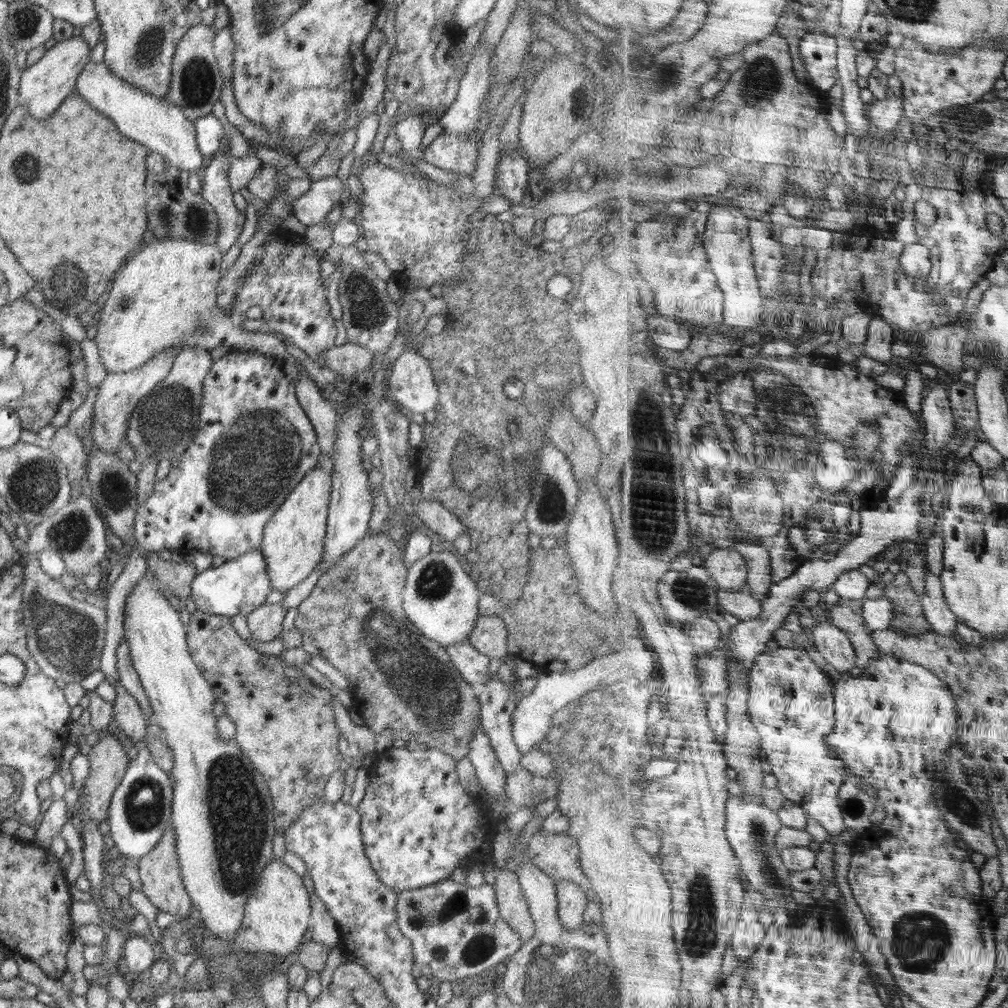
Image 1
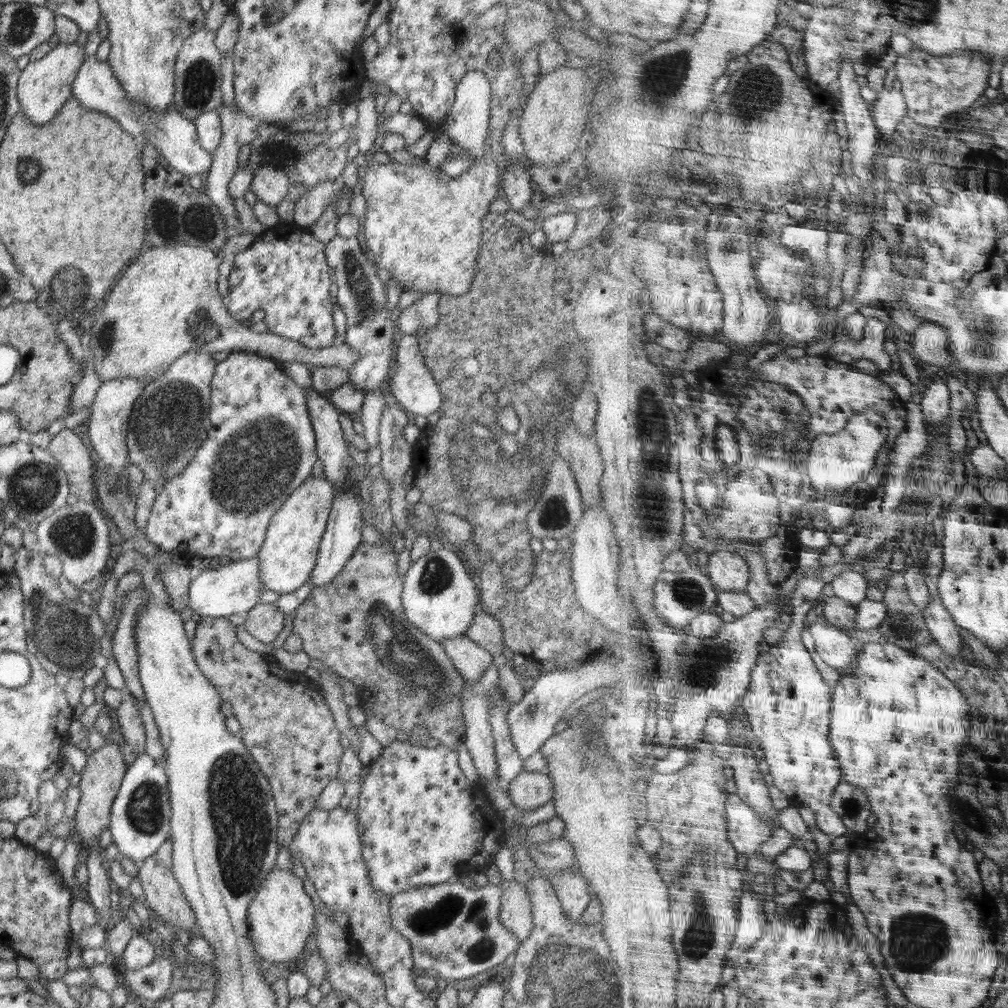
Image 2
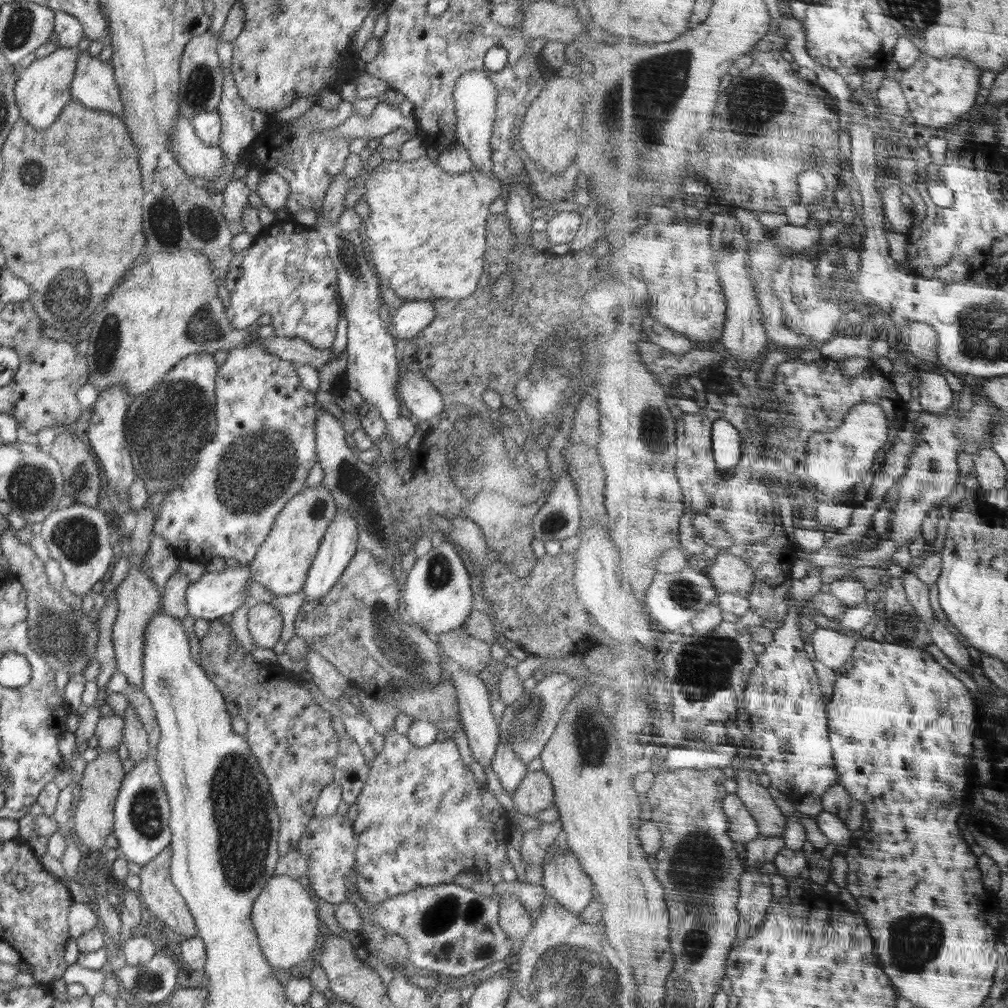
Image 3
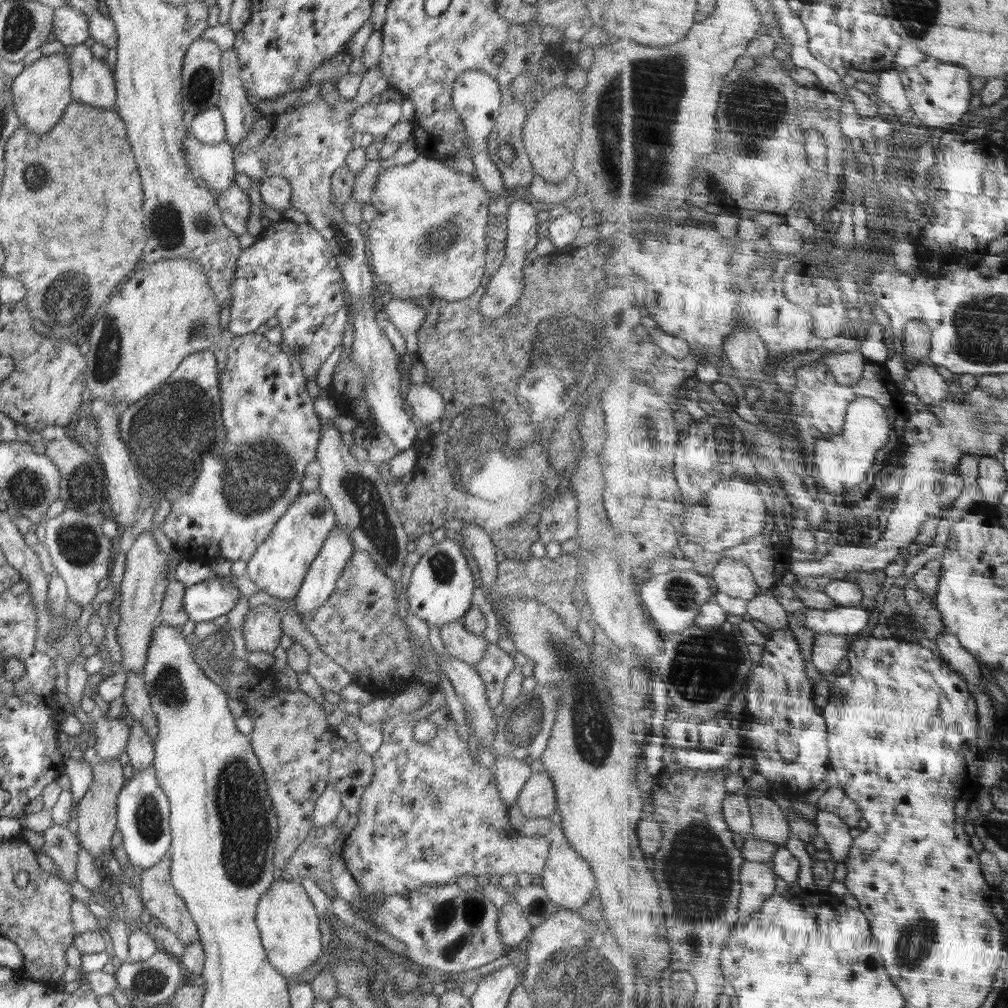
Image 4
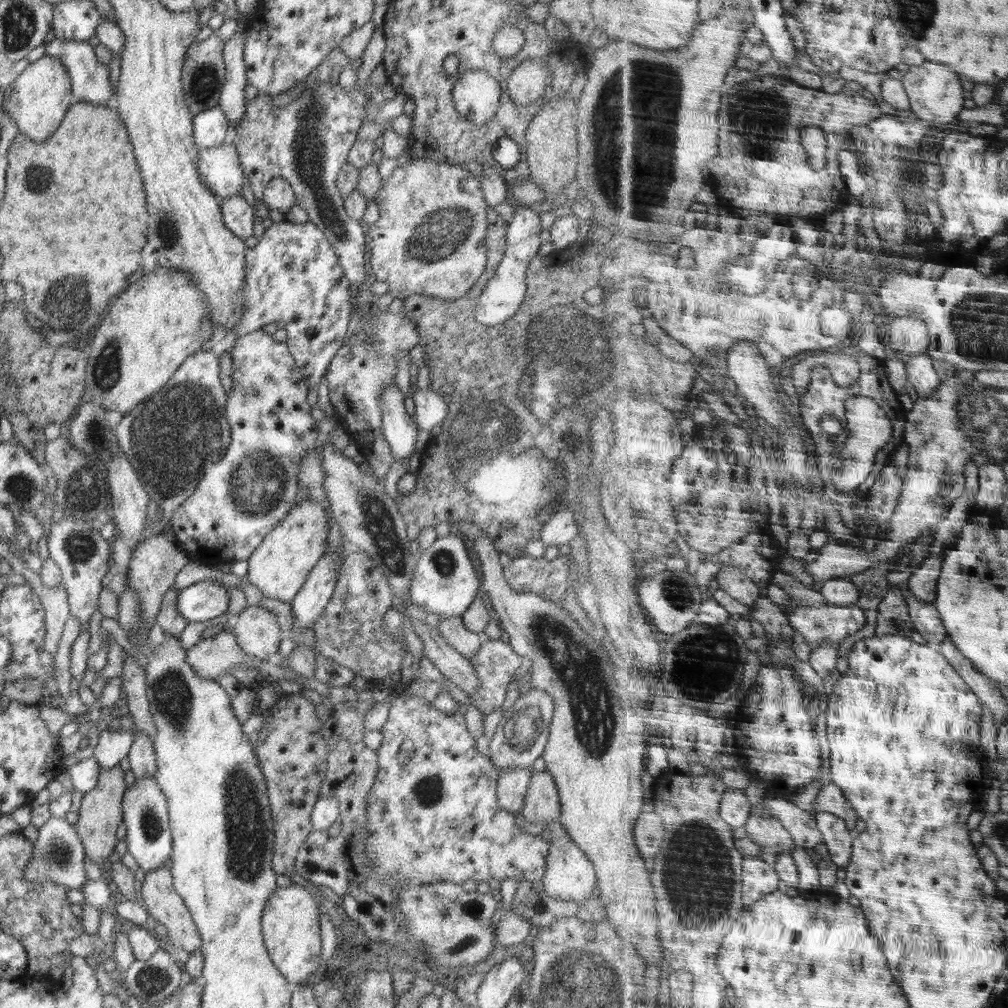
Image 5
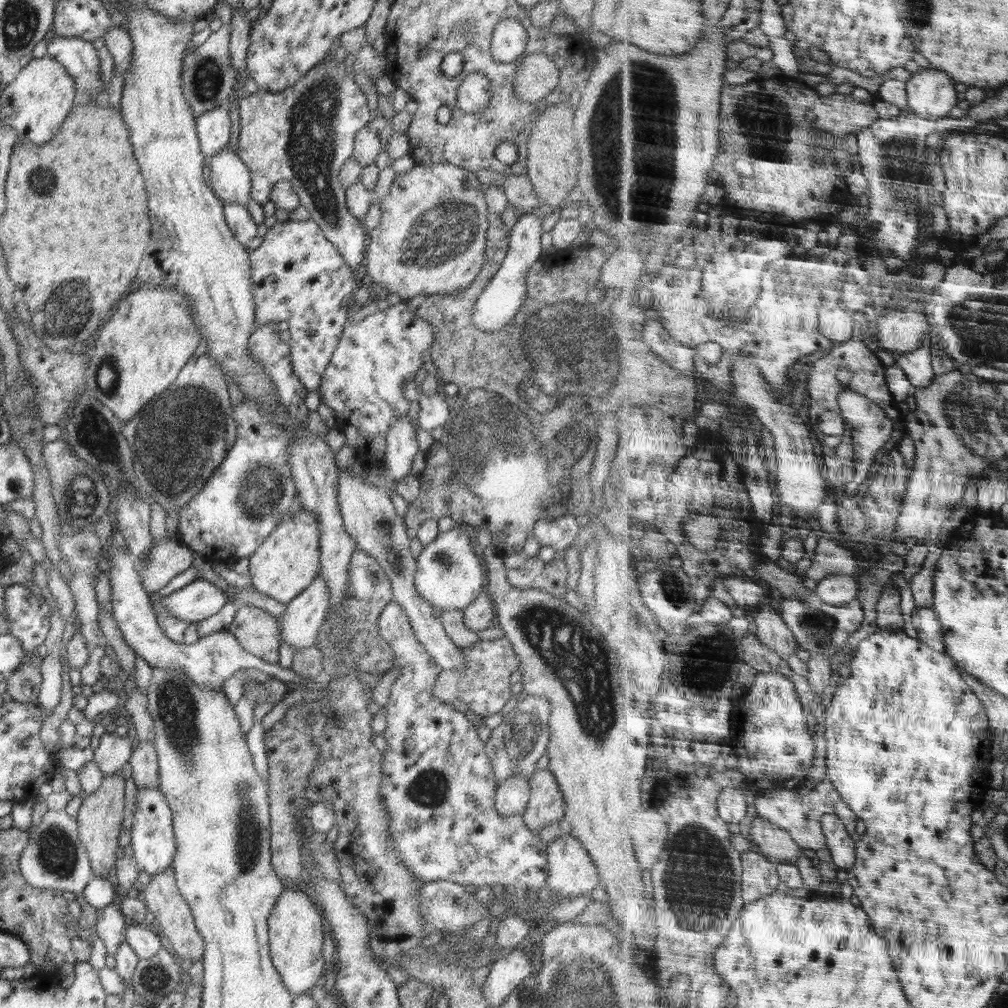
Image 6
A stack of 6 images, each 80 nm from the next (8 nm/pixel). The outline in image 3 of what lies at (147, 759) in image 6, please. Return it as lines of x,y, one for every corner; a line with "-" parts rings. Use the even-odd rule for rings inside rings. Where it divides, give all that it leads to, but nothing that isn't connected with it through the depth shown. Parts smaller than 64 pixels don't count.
130,704
121,713
121,716
124,723
123,742
129,750
129,757
135,761
135,764
138,764
149,756
150,745
148,744
147,732

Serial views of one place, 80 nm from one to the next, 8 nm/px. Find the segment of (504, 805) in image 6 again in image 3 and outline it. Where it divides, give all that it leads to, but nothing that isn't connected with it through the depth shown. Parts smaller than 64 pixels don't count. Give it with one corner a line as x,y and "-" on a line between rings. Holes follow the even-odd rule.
499,743
491,766
498,775
502,788
508,794
516,791
517,786
520,785
524,776
529,772
528,766
517,757
517,754
508,743

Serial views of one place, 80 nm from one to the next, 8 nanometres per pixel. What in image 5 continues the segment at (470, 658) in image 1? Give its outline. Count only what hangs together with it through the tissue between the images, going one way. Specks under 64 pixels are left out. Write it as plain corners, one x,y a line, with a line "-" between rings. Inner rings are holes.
450,616
440,619
438,624
442,638
462,656
470,659
480,648
483,637
479,633
472,632
463,625
461,616

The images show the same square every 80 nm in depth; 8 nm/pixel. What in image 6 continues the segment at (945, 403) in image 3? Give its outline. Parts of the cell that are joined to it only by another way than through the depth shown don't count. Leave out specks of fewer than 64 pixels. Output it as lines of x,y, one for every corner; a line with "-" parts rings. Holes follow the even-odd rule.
930,332
926,334
925,343
920,349
896,355
899,366
908,373
913,384
918,387
929,386
937,377
932,366
932,346
930,346

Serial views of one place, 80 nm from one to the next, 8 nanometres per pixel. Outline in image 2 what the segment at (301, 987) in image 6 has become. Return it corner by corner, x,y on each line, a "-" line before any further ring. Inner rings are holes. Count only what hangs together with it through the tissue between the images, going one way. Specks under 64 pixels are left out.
274,867
248,908
247,923
254,950
274,964
290,960
300,962
306,940
314,930
314,914
315,908
304,890
303,880
289,870

